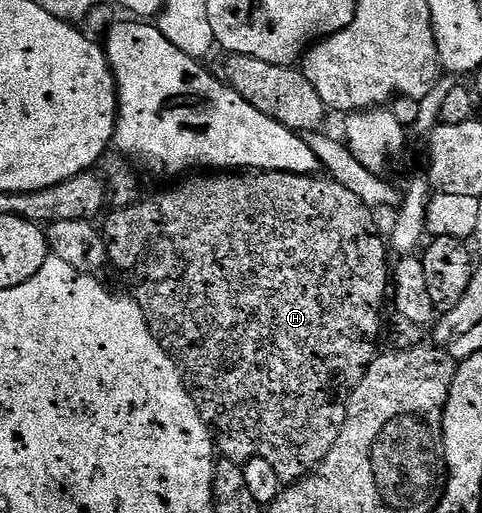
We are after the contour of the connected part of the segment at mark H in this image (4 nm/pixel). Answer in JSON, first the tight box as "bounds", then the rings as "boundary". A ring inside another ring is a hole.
{"bounds":[102,171,390,483],"boundary":[[[212,171],[207,175],[192,175],[184,180],[188,179],[189,181],[184,181],[181,185],[174,186],[173,189],[164,189],[161,193],[154,194],[153,197],[146,198],[147,196],[145,196],[143,199],[138,199],[133,205],[128,205],[125,209],[112,209],[103,218],[103,221],[105,221],[104,225],[102,224],[102,236],[108,248],[108,259],[111,268],[116,268],[124,276],[125,283],[132,288],[129,289],[130,295],[138,303],[138,307],[142,311],[150,331],[156,336],[158,343],[168,352],[172,362],[180,369],[180,376],[184,378],[184,385],[188,389],[190,399],[194,399],[194,407],[198,407],[198,415],[202,415],[202,419],[208,424],[208,432],[212,435],[215,448],[219,452],[221,449],[224,452],[221,454],[229,461],[243,463],[249,461],[251,457],[266,459],[266,463],[270,463],[270,467],[274,467],[274,471],[281,479],[288,483],[295,483],[301,477],[308,476],[319,465],[320,460],[334,447],[334,443],[344,426],[344,421],[348,418],[348,396],[351,395],[352,390],[356,388],[356,385],[364,377],[364,370],[367,369],[374,356],[372,344],[375,343],[376,335],[379,331],[380,334],[382,331],[380,308],[384,305],[384,297],[386,301],[386,290],[390,285],[390,261],[388,265],[387,259],[384,258],[386,241],[385,238],[384,241],[380,238],[380,229],[376,226],[377,214],[369,209],[366,203],[362,203],[362,199],[358,199],[358,195],[352,194],[351,191],[346,191],[346,187],[342,187],[342,183],[332,180],[327,175],[270,173],[267,171]]]}

